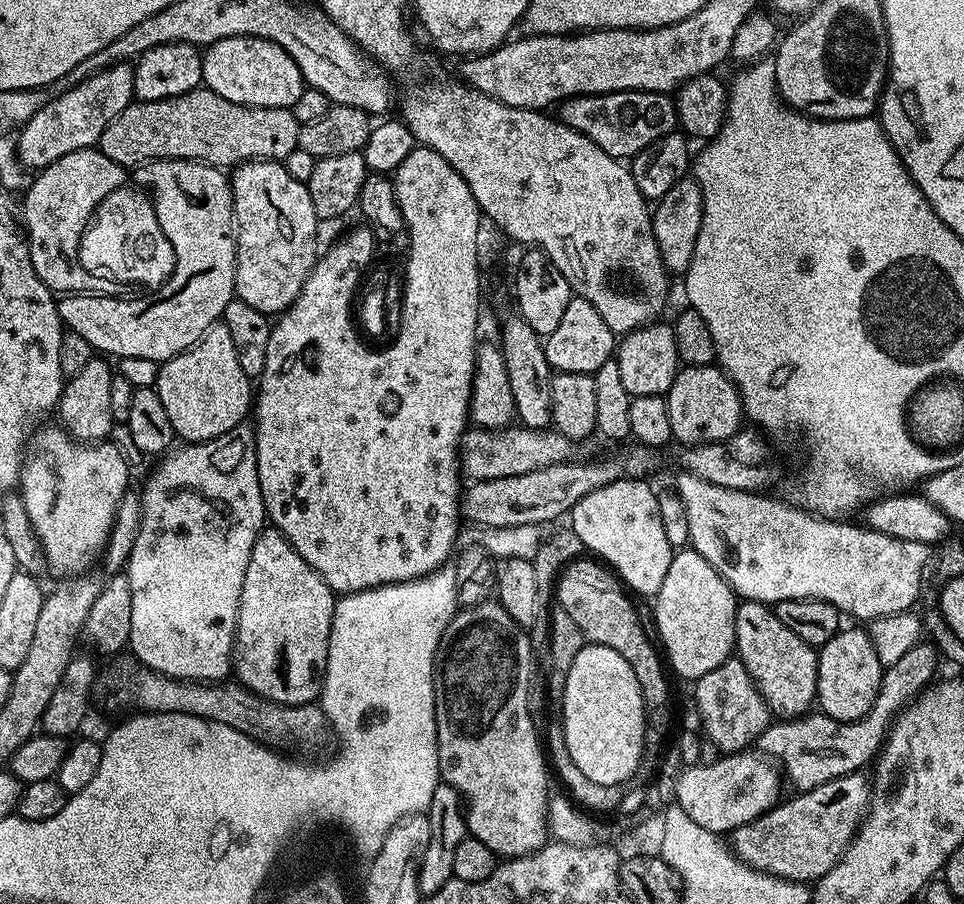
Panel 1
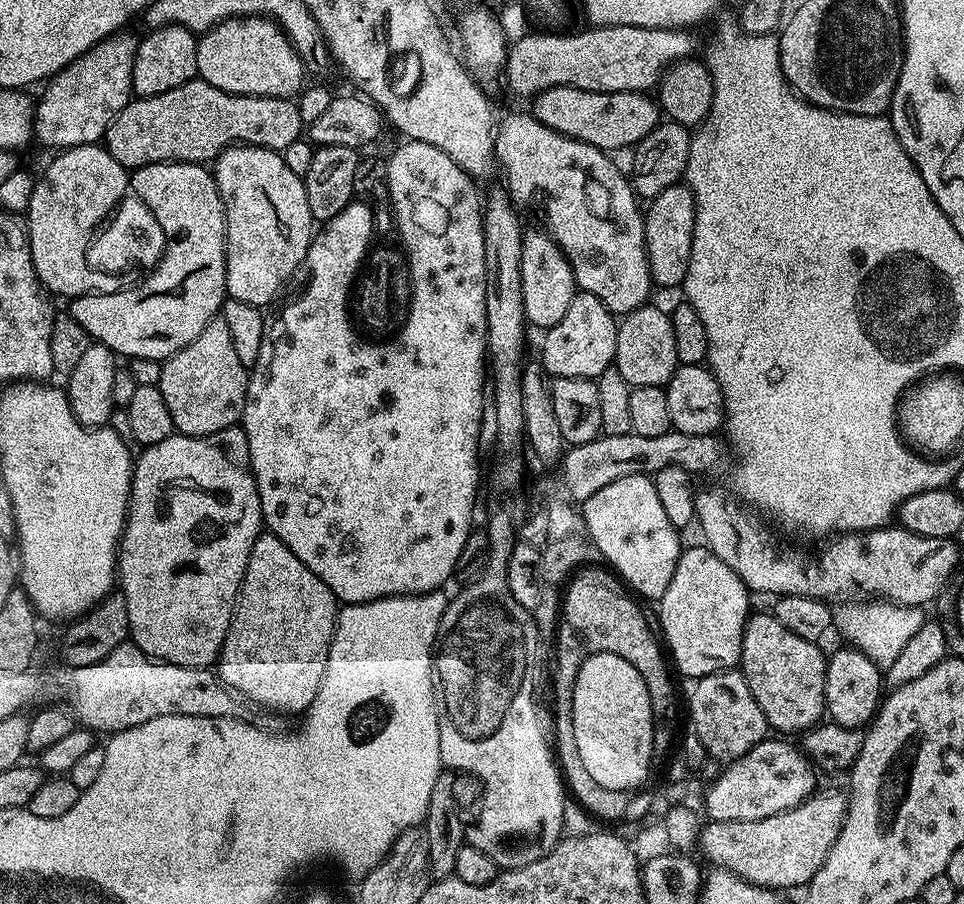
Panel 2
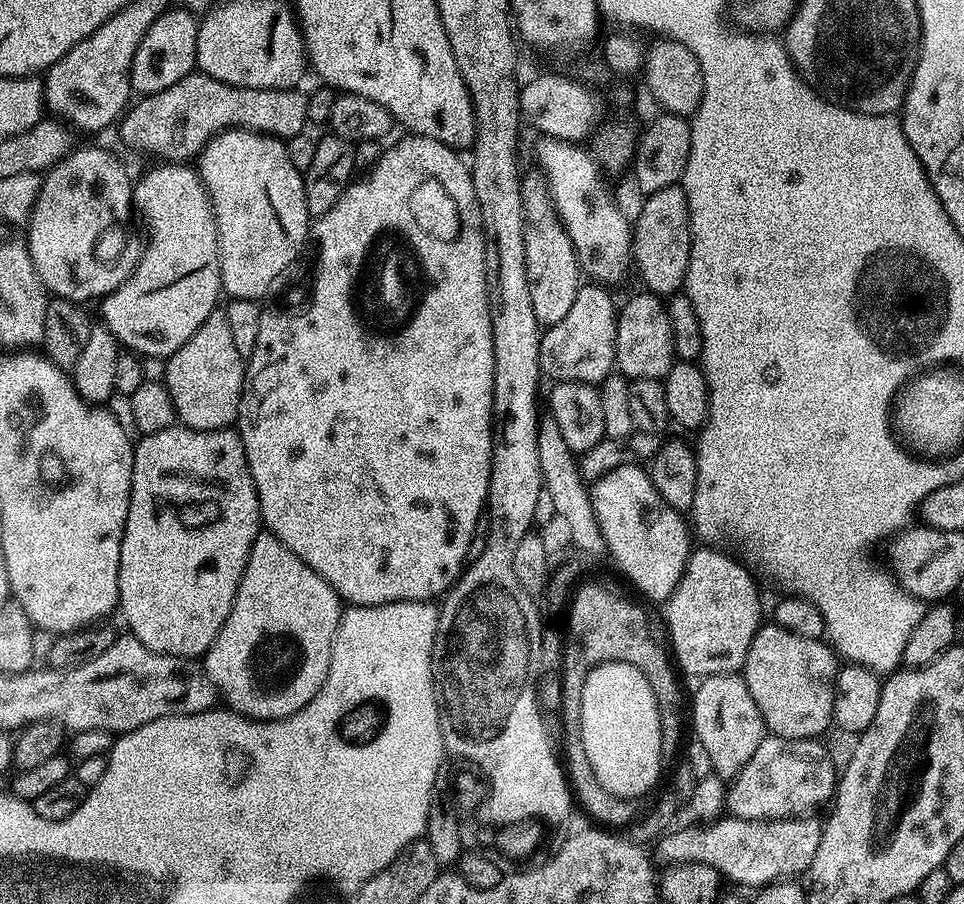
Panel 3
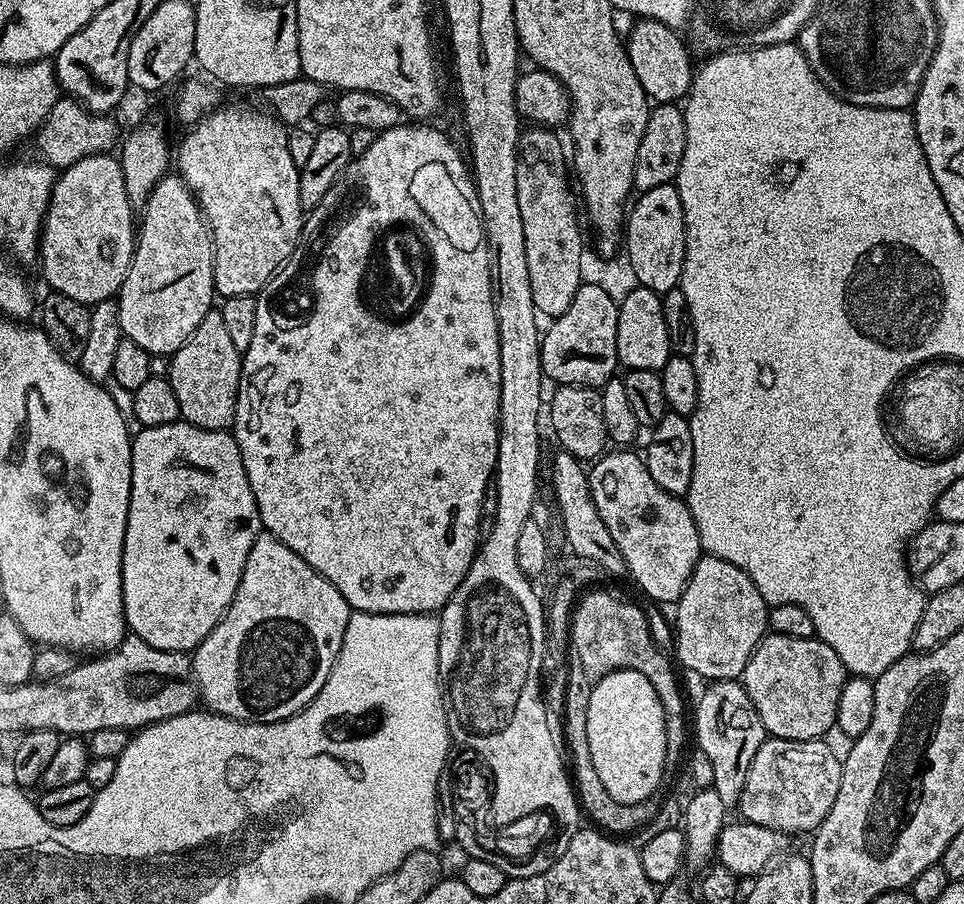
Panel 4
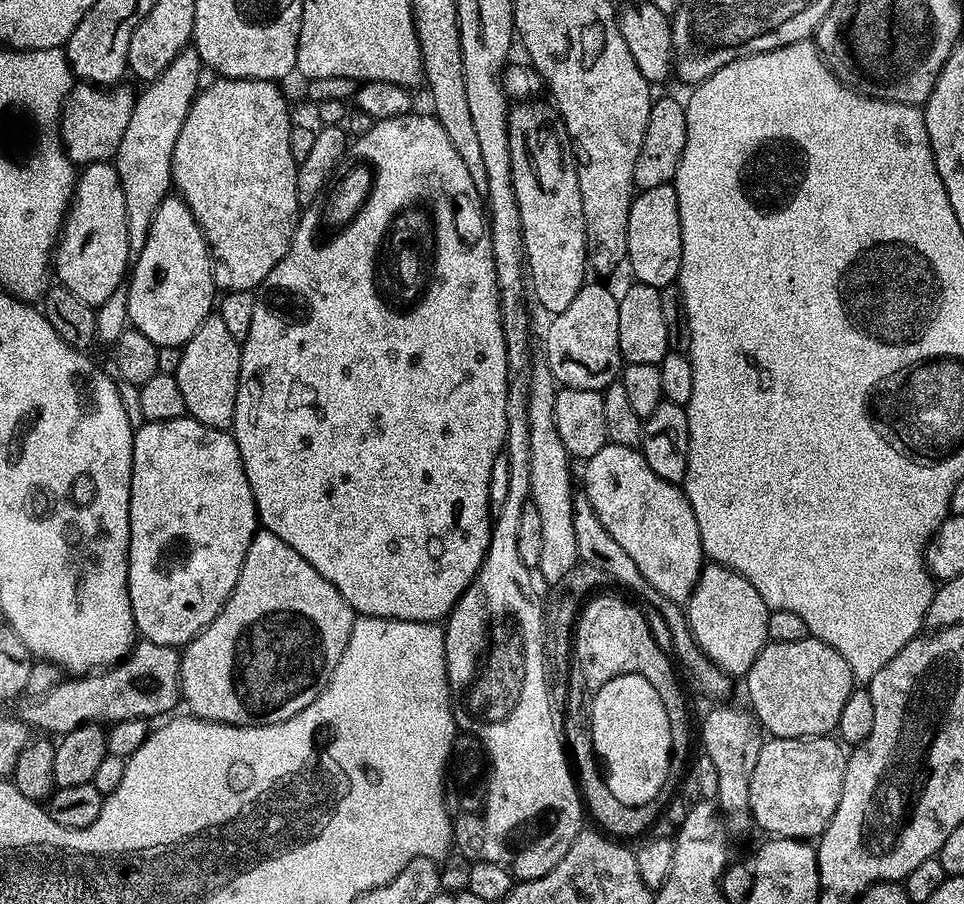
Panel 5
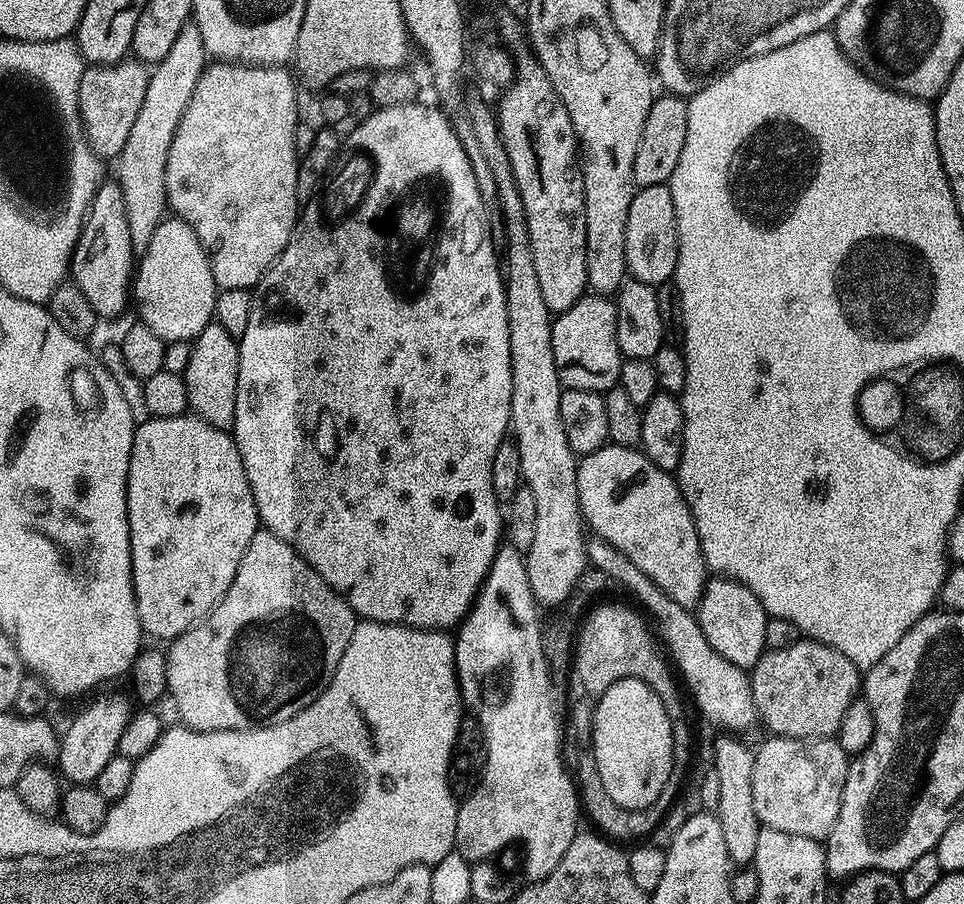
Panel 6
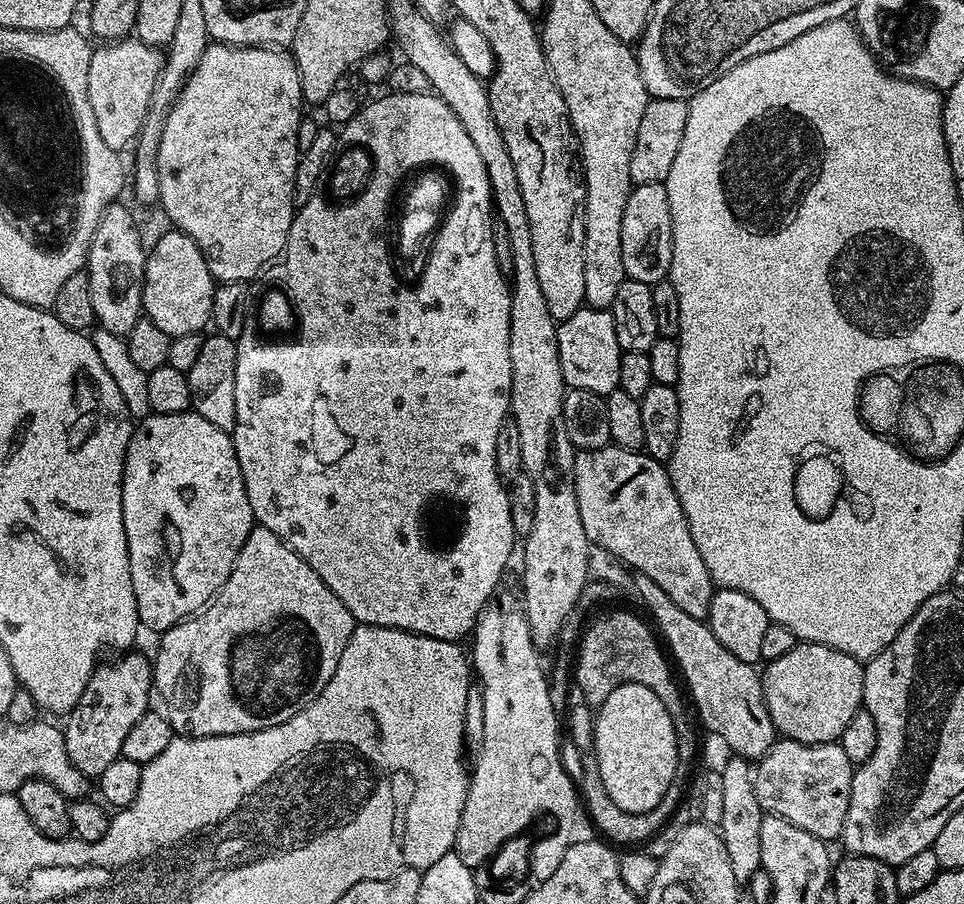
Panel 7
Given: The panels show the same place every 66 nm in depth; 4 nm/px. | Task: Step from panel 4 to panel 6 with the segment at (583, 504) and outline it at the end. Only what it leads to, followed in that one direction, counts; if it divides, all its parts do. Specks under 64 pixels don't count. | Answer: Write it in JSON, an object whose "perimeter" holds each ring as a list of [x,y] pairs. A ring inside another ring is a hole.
{"perimeter":[[[592,538],[587,541],[587,545],[589,565],[596,568],[601,577],[609,576],[610,579],[617,580],[622,587],[629,588],[640,599],[639,607],[651,617],[654,624],[656,619],[655,627],[658,629],[659,639],[678,672],[680,667],[679,675],[682,680],[684,675],[701,714],[710,723],[724,728],[720,730],[727,730],[732,734],[744,734],[740,732],[757,727],[758,717],[749,673],[734,666],[734,662],[726,662],[726,658],[722,658],[722,654],[718,654],[714,646],[706,642],[706,634],[702,634],[699,619],[689,609],[678,606],[678,602],[674,602],[674,598],[666,594],[666,590],[662,590],[650,577],[642,574],[642,570],[638,570],[638,566],[634,566],[634,562],[630,562],[630,558],[626,558],[626,554],[622,554],[622,550],[618,550],[610,542]]]}

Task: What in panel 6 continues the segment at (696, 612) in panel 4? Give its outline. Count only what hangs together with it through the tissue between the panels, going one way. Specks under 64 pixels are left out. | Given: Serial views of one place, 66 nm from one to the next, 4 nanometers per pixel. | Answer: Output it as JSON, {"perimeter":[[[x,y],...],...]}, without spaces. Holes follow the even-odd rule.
{"perimeter":[[[722,575],[712,579],[705,583],[698,605],[702,634],[706,634],[706,642],[710,642],[710,646],[714,646],[714,650],[722,654],[726,662],[734,662],[734,666],[750,670],[766,651],[764,643],[769,615],[758,602],[756,595],[739,580],[730,580]]]}

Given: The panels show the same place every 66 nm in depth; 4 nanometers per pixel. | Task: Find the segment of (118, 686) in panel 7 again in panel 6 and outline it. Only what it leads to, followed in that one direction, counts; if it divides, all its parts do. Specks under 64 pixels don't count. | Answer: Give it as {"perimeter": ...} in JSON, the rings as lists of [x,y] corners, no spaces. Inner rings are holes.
{"perimeter":[[[100,696],[92,700],[72,721],[68,729],[62,732],[58,740],[58,772],[69,785],[91,785],[110,758],[117,756],[116,747],[126,722],[134,711],[124,696]]]}

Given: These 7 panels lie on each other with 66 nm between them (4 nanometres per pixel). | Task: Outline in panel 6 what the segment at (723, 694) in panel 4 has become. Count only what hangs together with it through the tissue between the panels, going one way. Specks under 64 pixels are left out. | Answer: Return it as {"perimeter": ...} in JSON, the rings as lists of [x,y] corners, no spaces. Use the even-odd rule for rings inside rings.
{"perimeter":[[[724,734],[712,752],[711,763],[718,770],[718,806],[714,809],[722,827],[725,837],[727,853],[733,865],[749,865],[754,856],[755,847],[758,846],[758,834],[762,827],[760,819],[754,809],[754,758],[755,751],[743,744],[743,739],[732,734]]]}

